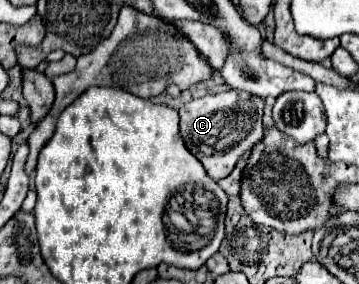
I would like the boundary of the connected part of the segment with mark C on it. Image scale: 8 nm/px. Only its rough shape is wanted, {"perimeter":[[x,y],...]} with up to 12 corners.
{"perimeter":[[234,89],[180,109],[214,181],[262,139],[260,97]]}

